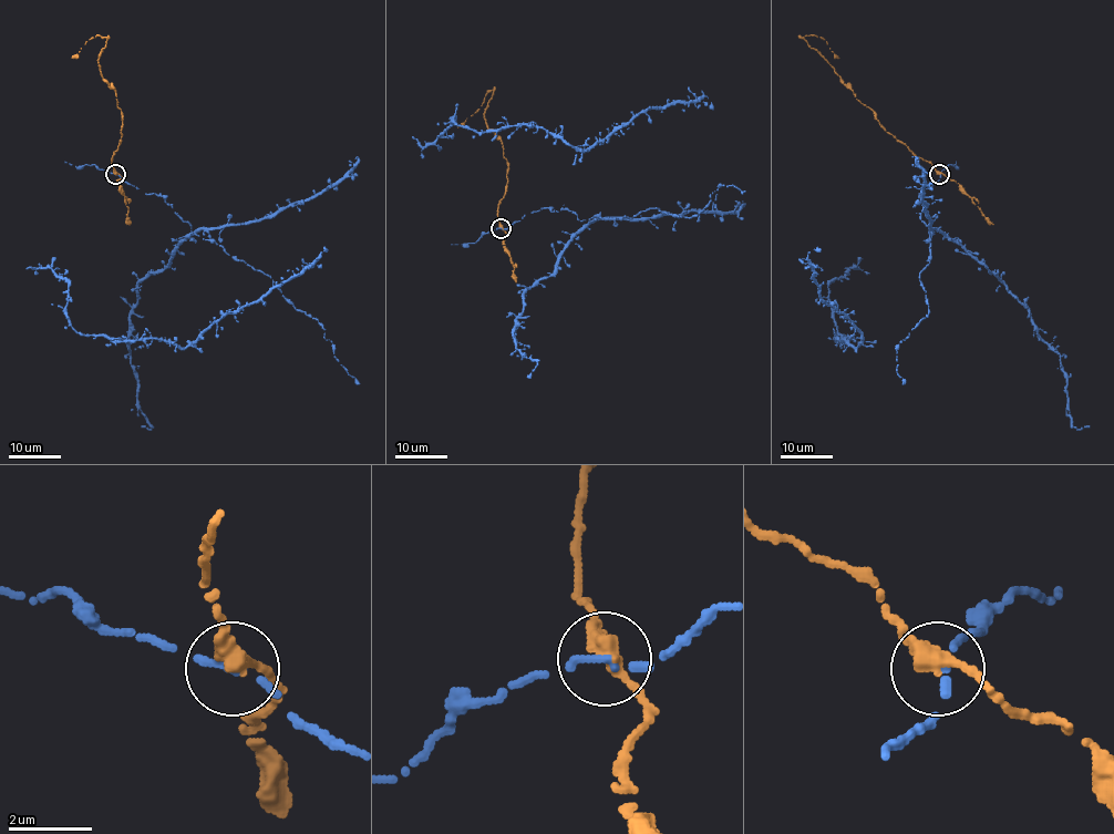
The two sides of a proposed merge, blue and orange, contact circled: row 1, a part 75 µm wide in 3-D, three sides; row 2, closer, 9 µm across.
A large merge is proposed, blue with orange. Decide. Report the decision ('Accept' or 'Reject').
Reject

